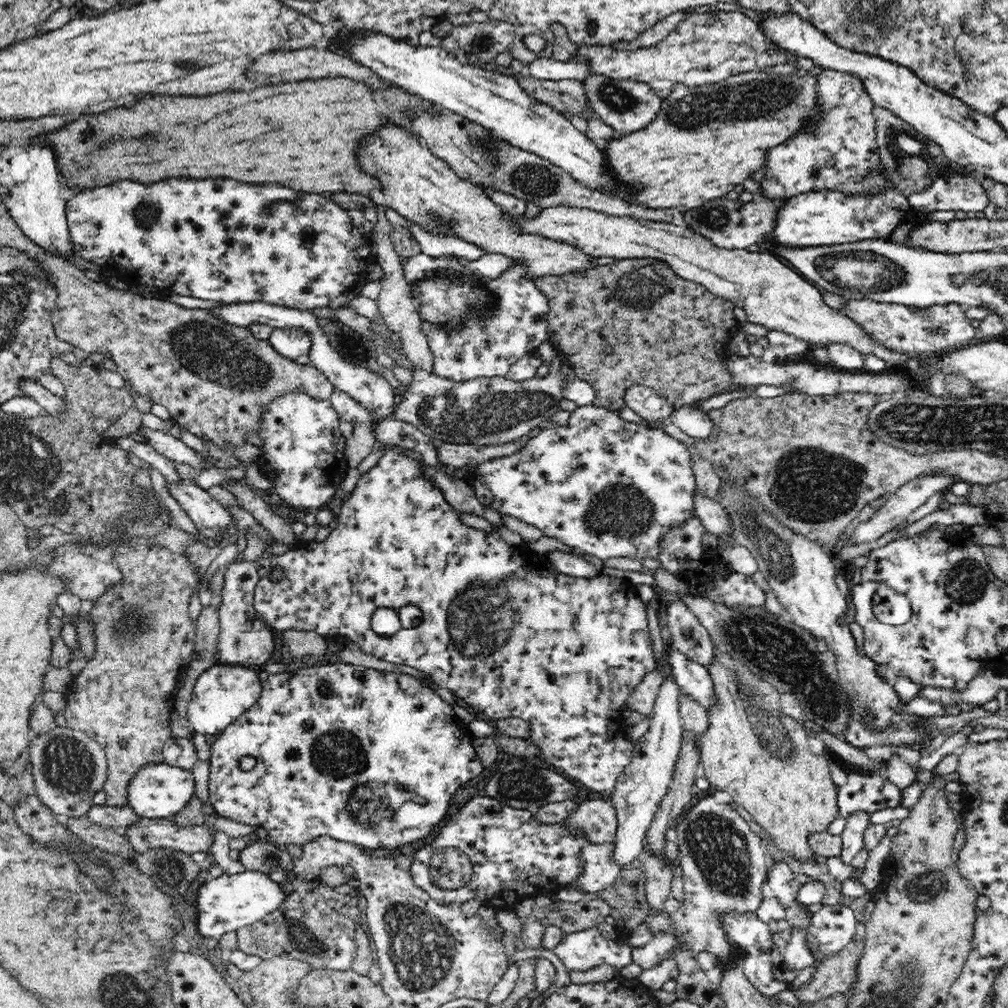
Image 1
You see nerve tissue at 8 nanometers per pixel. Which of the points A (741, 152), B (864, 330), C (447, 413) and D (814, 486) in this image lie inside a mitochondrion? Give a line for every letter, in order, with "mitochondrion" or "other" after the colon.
A: other
B: other
C: mitochondrion
D: mitochondrion

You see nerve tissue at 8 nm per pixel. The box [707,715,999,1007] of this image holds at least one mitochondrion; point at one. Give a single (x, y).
(929, 889)

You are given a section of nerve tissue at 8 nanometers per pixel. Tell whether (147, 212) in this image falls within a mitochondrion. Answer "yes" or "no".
yes

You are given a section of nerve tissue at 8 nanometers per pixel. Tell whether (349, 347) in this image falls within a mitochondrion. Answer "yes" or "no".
yes

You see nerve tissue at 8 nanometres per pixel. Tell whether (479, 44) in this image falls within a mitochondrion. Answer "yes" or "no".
yes

